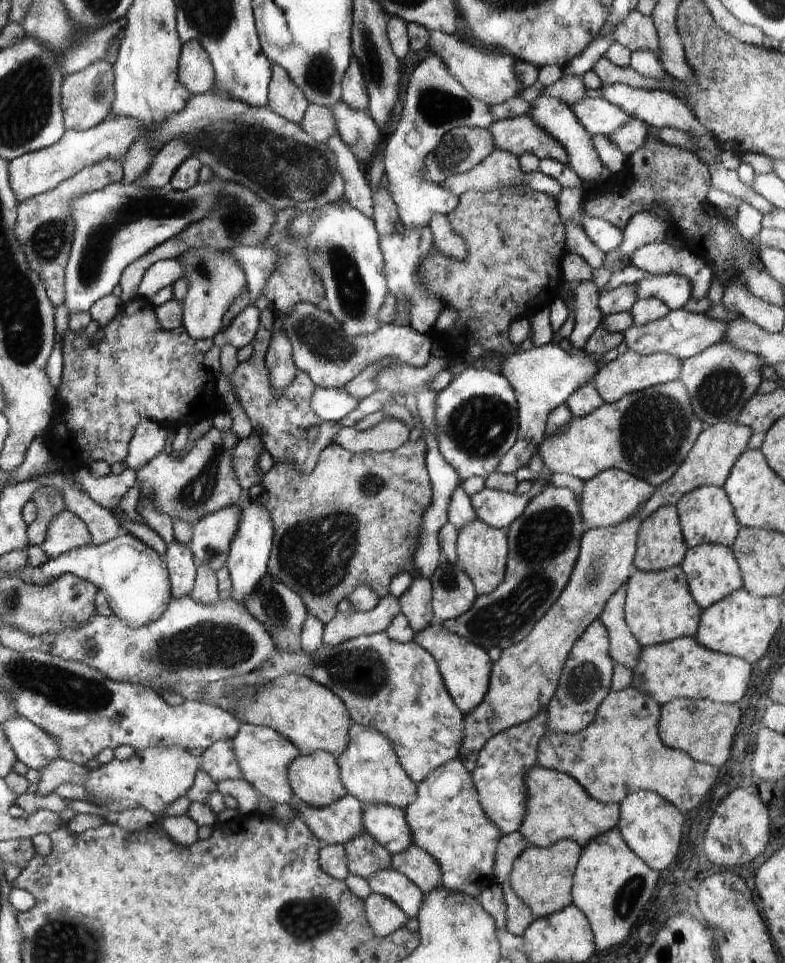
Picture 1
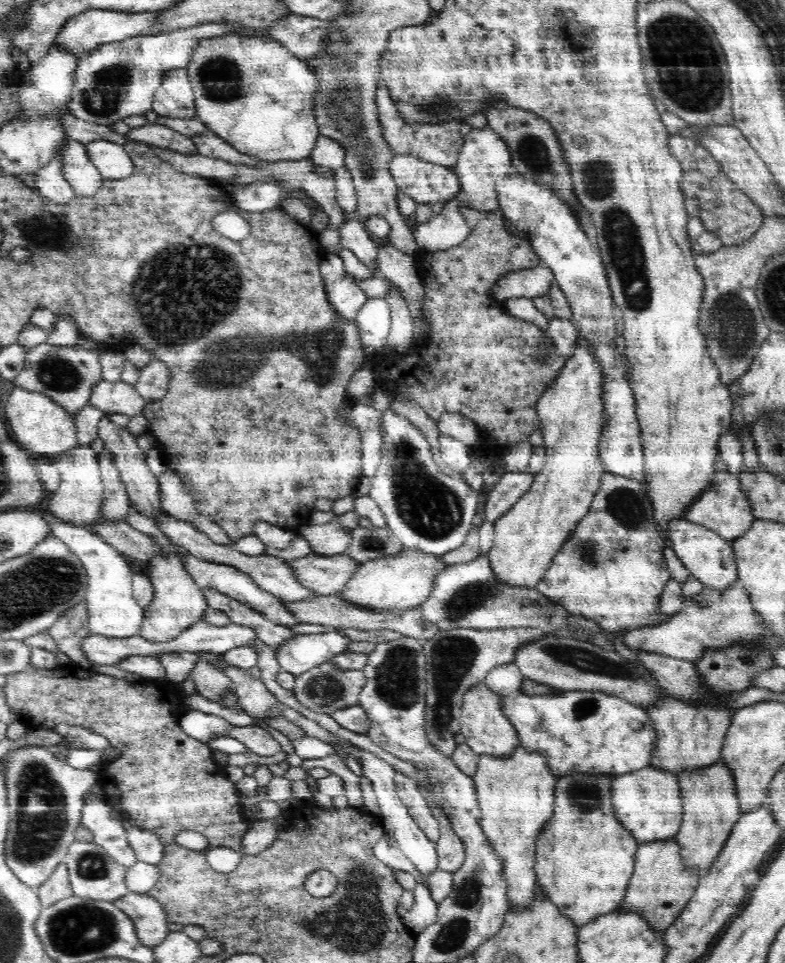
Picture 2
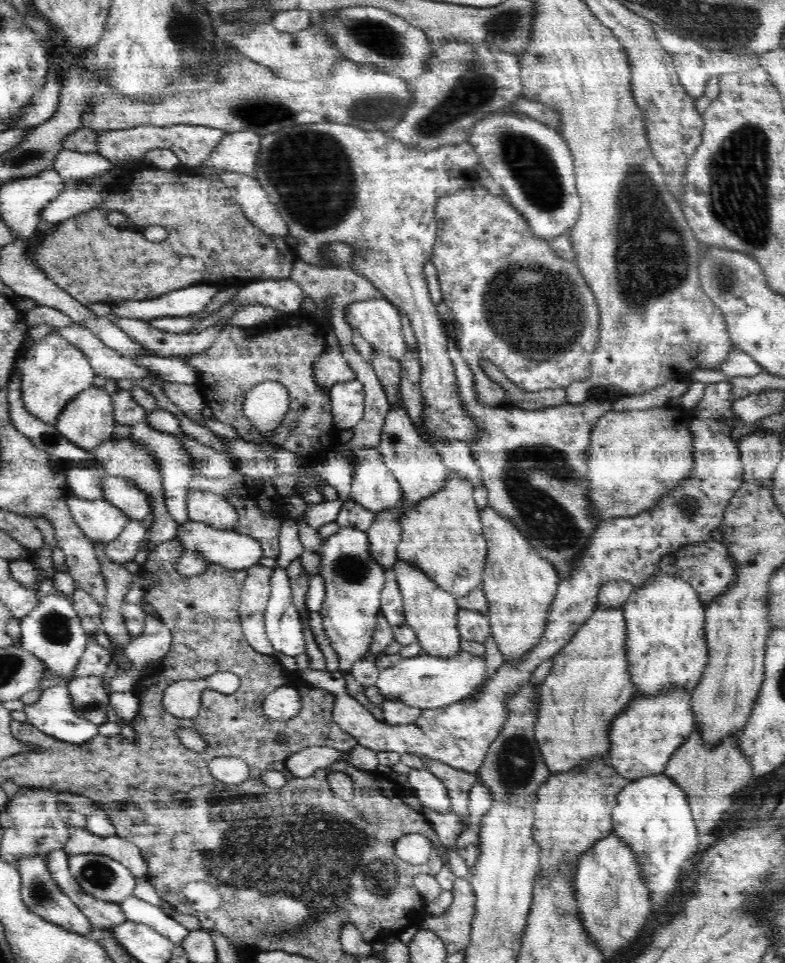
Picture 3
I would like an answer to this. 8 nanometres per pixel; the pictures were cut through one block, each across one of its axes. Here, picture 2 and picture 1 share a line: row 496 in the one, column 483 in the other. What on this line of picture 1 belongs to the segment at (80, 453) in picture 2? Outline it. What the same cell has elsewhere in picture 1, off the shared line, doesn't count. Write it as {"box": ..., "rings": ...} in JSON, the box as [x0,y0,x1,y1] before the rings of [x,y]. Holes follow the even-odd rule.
{"box":[428,30,522,104],"rings":[[[442,30],[429,31],[428,50],[438,55],[450,74],[466,89],[468,94],[475,96],[484,104],[500,104],[518,96],[522,92],[520,81],[514,72],[514,58],[511,55],[499,56],[496,54],[480,53],[470,43],[463,42],[458,35],[443,33]]]}

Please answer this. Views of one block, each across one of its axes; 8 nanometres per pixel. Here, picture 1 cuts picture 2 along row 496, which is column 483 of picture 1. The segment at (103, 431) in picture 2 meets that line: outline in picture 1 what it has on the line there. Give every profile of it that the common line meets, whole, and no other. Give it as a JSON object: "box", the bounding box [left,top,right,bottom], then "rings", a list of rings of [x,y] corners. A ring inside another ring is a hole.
{"box":[421,127,493,186],"rings":[[[458,127],[445,132],[435,149],[425,156],[425,168],[421,173],[424,180],[436,186],[441,185],[450,175],[465,173],[482,162],[493,150],[493,134],[488,129],[478,127]]]}

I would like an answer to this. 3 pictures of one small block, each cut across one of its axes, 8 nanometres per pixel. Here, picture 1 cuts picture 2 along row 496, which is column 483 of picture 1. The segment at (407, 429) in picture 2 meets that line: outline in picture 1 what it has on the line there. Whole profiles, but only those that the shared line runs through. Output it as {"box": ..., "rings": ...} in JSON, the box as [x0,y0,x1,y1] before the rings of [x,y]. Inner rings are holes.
{"box":[435,369,519,530],"rings":[[[464,369],[435,400],[435,424],[438,428],[438,448],[443,459],[454,468],[459,477],[451,496],[448,520],[457,530],[473,521],[476,513],[471,498],[462,489],[462,483],[471,476],[488,476],[497,470],[500,461],[517,441],[519,433],[519,404],[509,380],[494,371]]]}

